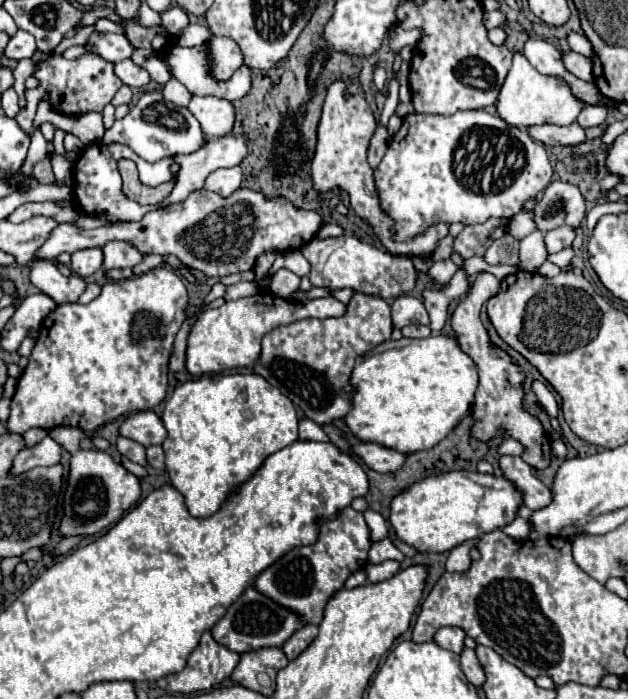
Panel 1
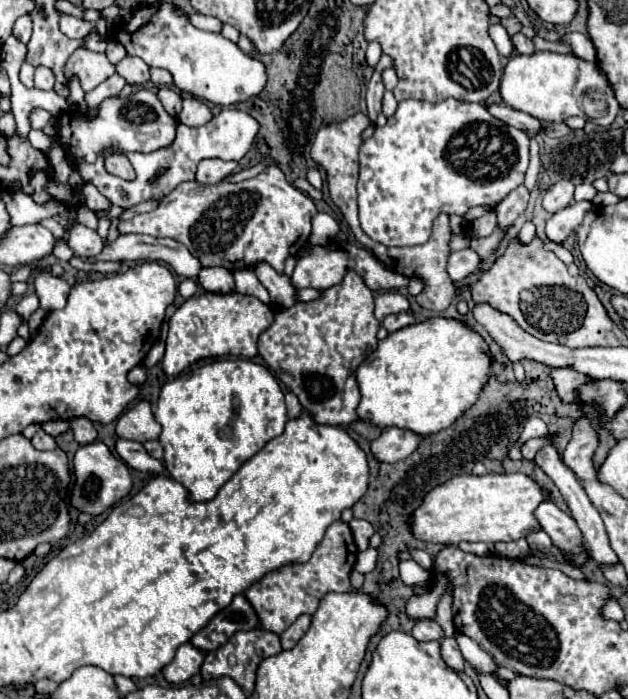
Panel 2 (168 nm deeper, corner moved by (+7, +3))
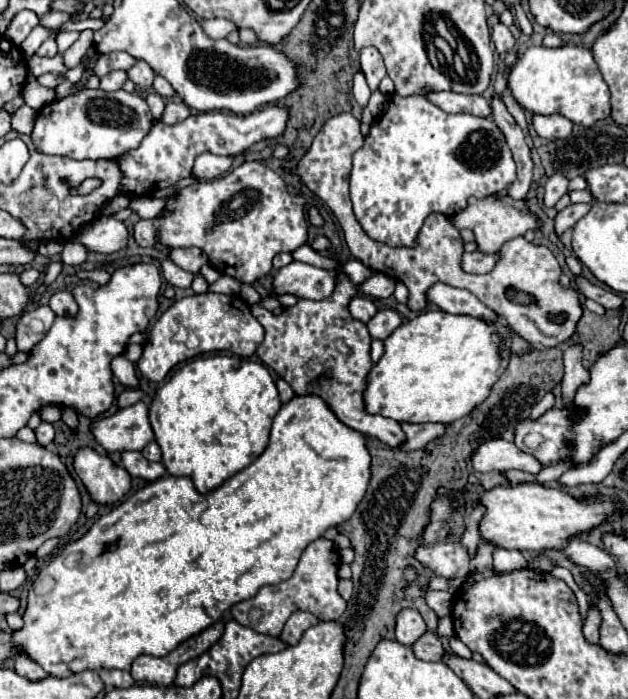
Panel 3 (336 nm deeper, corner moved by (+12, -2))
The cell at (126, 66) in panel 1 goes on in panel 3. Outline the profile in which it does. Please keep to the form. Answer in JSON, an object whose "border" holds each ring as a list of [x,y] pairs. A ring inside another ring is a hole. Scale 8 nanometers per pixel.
{"border":[[[138,61],[134,67],[128,69],[128,77],[130,77],[136,85],[140,85],[140,87],[150,87],[152,81],[154,81],[154,77],[156,77],[156,73],[152,71],[152,67],[150,67],[148,63]]]}

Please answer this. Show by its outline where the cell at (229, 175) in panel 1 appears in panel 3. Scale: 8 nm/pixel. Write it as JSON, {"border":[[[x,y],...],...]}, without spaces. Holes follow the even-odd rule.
{"border":[[[202,153],[196,157],[192,173],[198,179],[216,179],[216,177],[224,175],[226,171],[230,171],[230,165],[232,165],[230,157],[214,155],[214,153]]]}

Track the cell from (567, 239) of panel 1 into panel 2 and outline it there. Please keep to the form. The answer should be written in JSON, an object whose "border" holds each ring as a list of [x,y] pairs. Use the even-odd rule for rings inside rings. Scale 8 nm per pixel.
{"border":[[[575,202],[553,214],[545,226],[547,238],[553,242],[563,242],[583,222],[583,216],[591,210],[591,206],[591,202]]]}

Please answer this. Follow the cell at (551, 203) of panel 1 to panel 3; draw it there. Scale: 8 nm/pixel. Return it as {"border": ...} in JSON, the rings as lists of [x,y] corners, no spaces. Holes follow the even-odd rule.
{"border":[[[550,175],[544,185],[544,205],[554,207],[556,201],[568,191],[568,179],[564,175]]]}

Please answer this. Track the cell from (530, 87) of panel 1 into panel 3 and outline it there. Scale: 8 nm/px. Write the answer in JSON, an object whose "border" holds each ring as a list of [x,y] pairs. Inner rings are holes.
{"border":[[[566,43],[562,47],[528,47],[518,63],[510,71],[508,87],[512,89],[516,101],[538,115],[560,113],[570,121],[590,127],[598,119],[610,115],[610,91],[598,71],[598,65],[592,57],[592,51]]]}

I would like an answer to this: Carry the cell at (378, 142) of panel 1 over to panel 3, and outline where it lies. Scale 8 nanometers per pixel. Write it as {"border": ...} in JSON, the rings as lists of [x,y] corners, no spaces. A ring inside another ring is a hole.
{"border":[[[376,47],[360,49],[360,63],[362,63],[362,71],[366,75],[371,92],[378,90],[382,77],[386,75],[386,67],[384,67],[380,51]]]}

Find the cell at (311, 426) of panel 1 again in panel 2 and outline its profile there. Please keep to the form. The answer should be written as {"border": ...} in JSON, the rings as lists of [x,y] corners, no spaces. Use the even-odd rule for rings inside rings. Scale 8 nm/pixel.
{"border":[[[289,392],[289,394],[285,396],[285,402],[287,402],[287,414],[289,414],[289,418],[291,418],[291,420],[299,418],[301,412],[303,412],[303,408],[301,408],[301,404],[297,402],[297,396]]]}

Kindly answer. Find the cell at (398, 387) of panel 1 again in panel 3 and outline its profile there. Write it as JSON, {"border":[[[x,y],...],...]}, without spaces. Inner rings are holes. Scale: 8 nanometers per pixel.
{"border":[[[424,311],[412,321],[400,325],[384,343],[386,351],[382,359],[368,373],[368,389],[364,401],[368,413],[378,413],[392,417],[400,423],[452,423],[468,415],[476,405],[480,405],[496,379],[504,373],[510,361],[510,339],[512,331],[504,321],[488,323],[470,315],[452,315],[446,311]]]}

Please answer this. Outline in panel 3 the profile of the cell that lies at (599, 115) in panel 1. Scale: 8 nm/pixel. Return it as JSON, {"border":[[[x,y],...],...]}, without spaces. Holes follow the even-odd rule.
{"border":[[[558,113],[552,115],[532,115],[532,127],[544,139],[564,139],[572,133],[574,123]]]}

